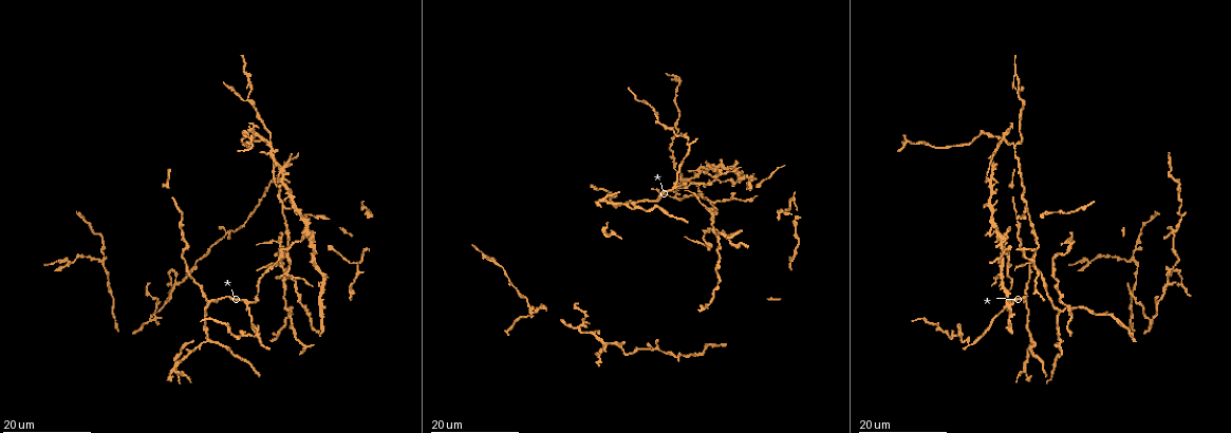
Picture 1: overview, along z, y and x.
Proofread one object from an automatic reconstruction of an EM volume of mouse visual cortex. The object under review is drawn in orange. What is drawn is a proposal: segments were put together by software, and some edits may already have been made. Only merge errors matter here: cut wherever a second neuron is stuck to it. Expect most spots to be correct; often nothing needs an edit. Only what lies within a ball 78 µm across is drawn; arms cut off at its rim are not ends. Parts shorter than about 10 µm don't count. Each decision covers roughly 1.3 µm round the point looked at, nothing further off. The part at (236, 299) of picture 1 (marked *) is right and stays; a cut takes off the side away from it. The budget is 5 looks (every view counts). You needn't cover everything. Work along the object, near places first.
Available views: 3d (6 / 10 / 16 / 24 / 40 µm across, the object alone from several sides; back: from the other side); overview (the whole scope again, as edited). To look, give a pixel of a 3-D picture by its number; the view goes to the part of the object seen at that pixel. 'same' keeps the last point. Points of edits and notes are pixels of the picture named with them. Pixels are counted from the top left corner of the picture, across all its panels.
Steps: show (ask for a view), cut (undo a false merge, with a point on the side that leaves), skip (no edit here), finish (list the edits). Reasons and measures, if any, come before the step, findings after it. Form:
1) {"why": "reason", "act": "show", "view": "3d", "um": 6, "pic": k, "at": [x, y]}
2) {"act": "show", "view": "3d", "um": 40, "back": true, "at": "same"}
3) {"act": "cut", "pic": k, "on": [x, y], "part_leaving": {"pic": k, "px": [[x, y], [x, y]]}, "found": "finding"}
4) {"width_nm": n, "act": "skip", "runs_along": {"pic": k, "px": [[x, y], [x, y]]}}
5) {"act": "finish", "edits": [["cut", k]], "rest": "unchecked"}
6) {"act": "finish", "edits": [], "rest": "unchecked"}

{"why": "two arms at a narrow angle", "act": "show", "view": "3d", "um": 16, "pic": 1, "at": [676, 185]}

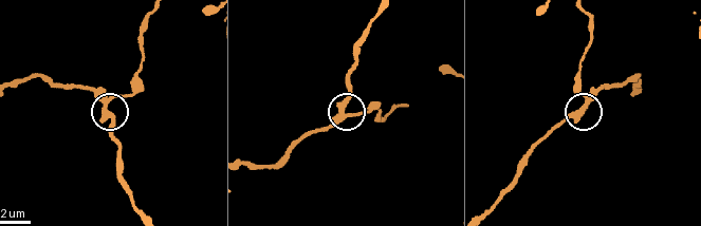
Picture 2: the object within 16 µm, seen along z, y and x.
{"act": "show", "view": "3d", "um": 6, "pic": 2, "at": [582, 106]}

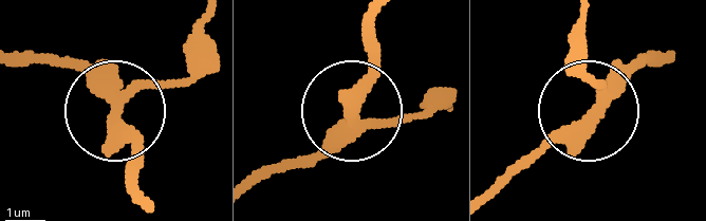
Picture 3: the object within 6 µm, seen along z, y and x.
{"act": "show", "view": "3d", "um": 6, "back": true, "pic": 3, "at": [350, 118]}

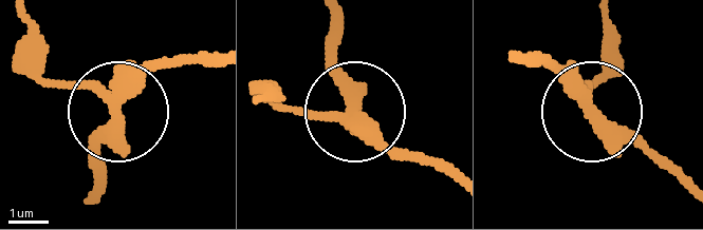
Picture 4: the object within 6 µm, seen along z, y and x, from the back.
{"side_arm_um": 40, "act": "skip", "runs_along": {"pic": 4, "px": [[219, 58], [145, 78], [108, 129], [94, 186]]}, "found": "continuous, no second neuron"}

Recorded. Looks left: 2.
{"why": "a fork", "act": "show", "view": "3d", "um": 24, "pic": 1, "at": [287, 248]}

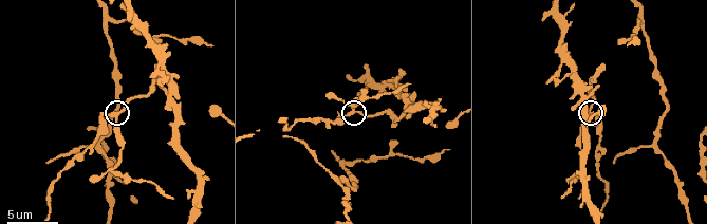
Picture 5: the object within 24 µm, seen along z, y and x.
{"act": "show", "view": "3d", "um": 6, "pic": 5, "at": [353, 112]}

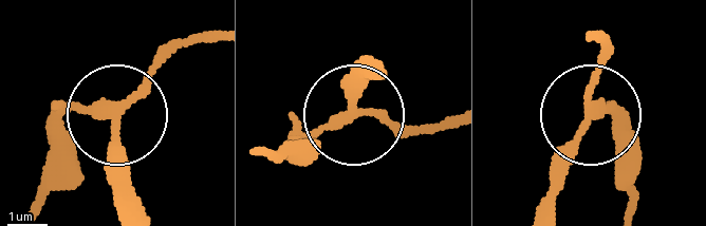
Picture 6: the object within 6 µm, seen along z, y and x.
{"side_arm_um": 14, "arms": 3, "act": "skip", "found": "one neuron here"}

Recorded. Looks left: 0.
{"act": "finish", "edits": [], "rest": "unchecked"}

